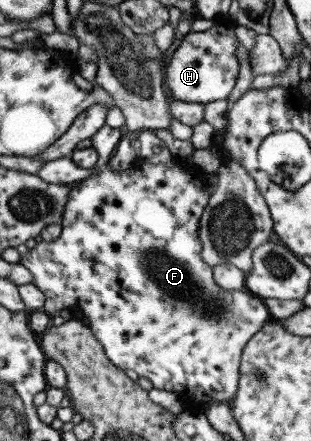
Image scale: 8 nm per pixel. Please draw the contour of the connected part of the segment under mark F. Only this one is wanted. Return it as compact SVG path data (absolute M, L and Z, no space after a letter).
M102 126L90 139L92 146L98 152L98 161L94 166L95 174L91 177L74 184L70 189L70 199L65 205L62 218L62 233L57 240L51 242L34 242L31 250L26 256L21 256L19 264L23 264L33 274L35 285L37 285L46 295L43 311L50 316L56 315L64 308L72 309L77 316L84 319L95 338L101 343L107 358L123 370L135 370L139 376L145 376L151 380L154 388L159 390L169 390L178 392L185 399L187 406L185 411L192 413L203 413L208 404L214 400L231 402L235 393L238 391L240 379L240 362L242 350L246 344L263 328L263 325L272 319L269 309L264 301L255 297L245 288L242 290L225 290L221 285L214 281L213 269L203 261L203 247L199 240L199 221L203 211L208 206L210 194L204 190L203 180L197 180L193 174L185 172L179 162L168 162L163 164L147 163L147 172L143 174L107 174L111 168L109 163L117 145L119 144L121 133L119 129L110 126Z

